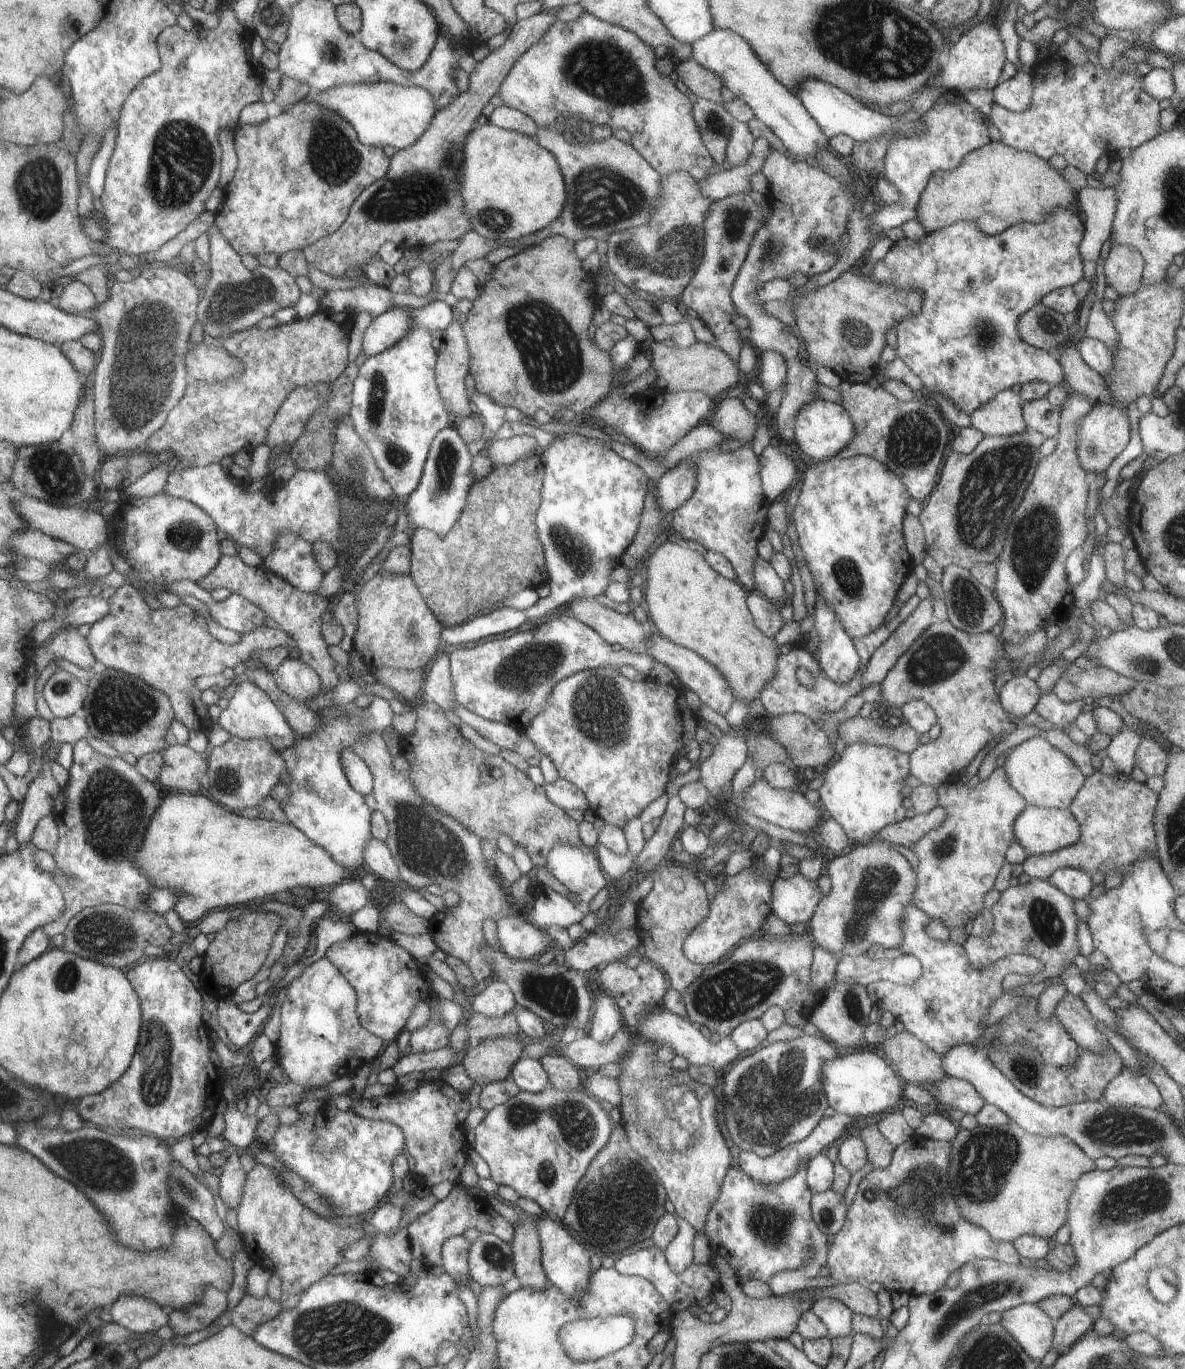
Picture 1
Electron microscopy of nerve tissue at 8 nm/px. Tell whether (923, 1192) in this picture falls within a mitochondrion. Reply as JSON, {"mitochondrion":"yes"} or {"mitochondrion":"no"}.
{"mitochondrion":"yes"}

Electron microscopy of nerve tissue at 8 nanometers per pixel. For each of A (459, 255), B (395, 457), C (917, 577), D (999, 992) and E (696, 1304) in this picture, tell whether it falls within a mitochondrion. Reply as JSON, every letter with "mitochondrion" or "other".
{"A":"other","B":"mitochondrion","C":"other","D":"other","E":"other"}

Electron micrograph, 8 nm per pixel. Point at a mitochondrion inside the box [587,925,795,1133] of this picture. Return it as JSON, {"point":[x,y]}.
{"point":[740,988]}

